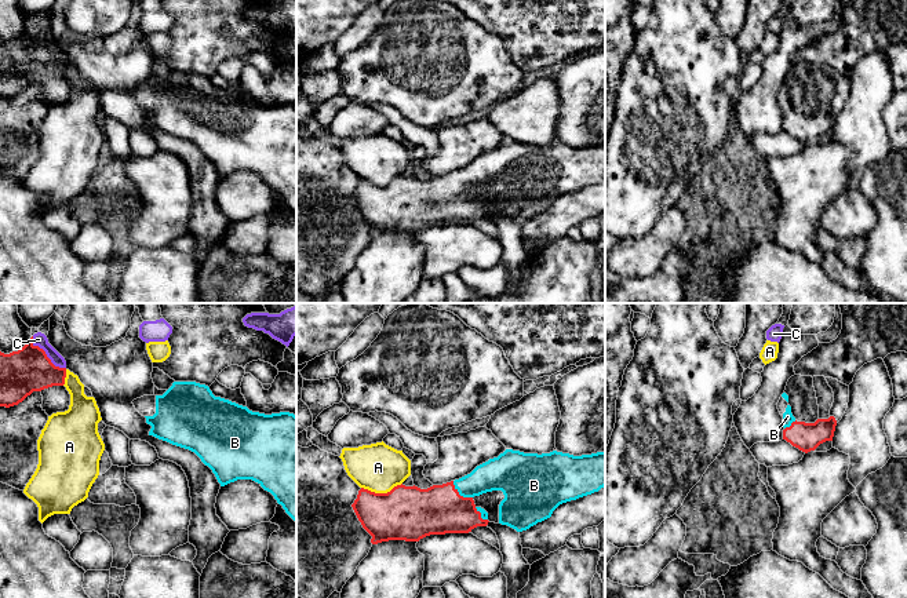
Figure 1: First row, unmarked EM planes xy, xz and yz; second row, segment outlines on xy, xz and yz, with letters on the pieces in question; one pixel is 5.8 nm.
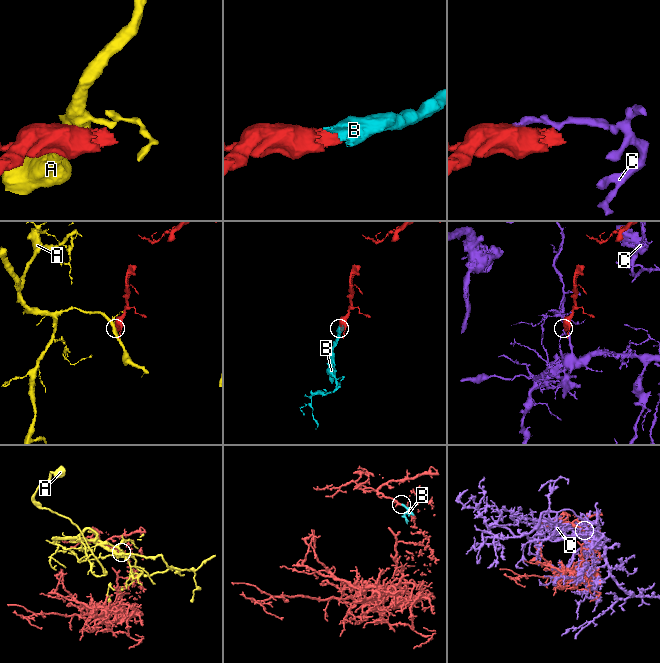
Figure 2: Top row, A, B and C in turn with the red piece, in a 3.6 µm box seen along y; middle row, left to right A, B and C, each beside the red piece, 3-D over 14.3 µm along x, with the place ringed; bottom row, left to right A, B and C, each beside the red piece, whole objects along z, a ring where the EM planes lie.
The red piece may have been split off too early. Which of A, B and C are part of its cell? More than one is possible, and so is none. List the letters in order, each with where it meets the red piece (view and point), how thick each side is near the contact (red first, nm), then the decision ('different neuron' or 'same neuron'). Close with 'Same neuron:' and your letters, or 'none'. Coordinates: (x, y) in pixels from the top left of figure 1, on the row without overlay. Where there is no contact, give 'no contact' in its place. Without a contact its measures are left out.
A: xz (381, 185) | 320/280 nm | different neuron
B: xz (458, 185) | 280/190 nm | same neuron
C: xy (46, 46) | 260/80 nm | different neuron
Same neuron: B

